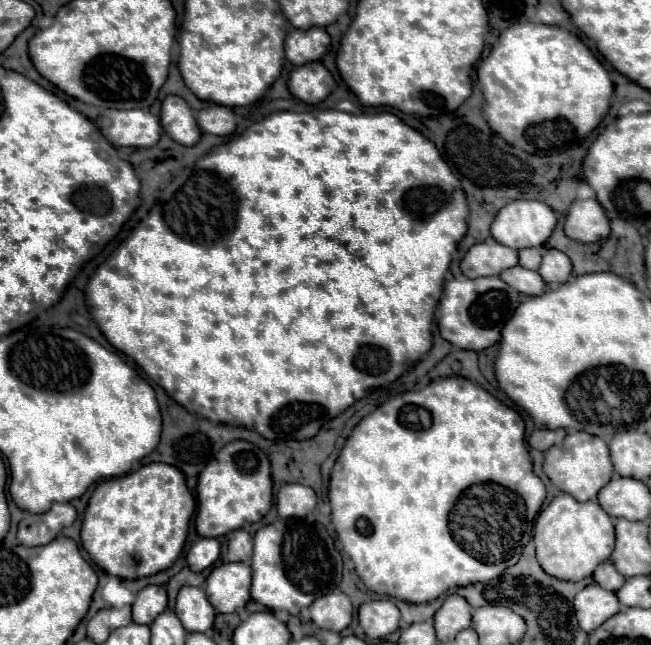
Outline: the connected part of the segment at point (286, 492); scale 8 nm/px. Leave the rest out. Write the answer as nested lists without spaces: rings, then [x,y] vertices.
[[[284,484],[278,490],[276,506],[280,518],[304,518],[316,508],[316,492],[302,484]]]

